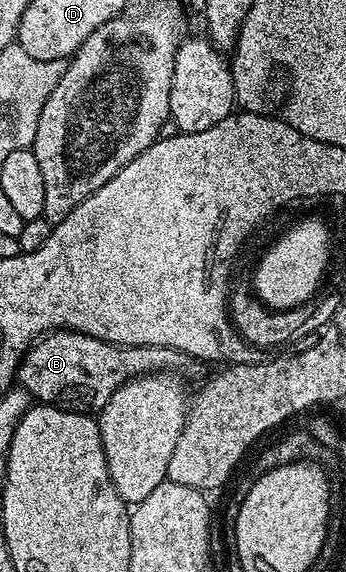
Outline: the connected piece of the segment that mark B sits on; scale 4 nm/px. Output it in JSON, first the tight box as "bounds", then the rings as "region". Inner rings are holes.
{"bounds":[17,330,208,412],"region":[[[53,330],[50,334],[44,334],[24,354],[17,382],[22,389],[31,393],[36,403],[61,406],[65,410],[98,412],[105,408],[105,404],[109,404],[109,396],[113,396],[121,384],[143,374],[178,374],[190,380],[202,379],[208,370],[208,363],[177,348],[165,348],[157,344],[118,346],[76,330]]]}

